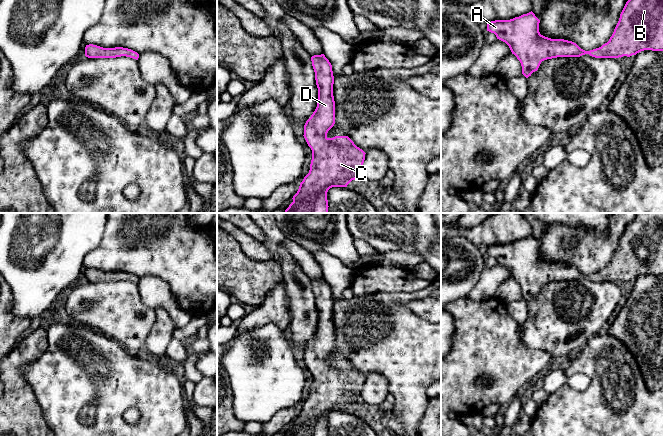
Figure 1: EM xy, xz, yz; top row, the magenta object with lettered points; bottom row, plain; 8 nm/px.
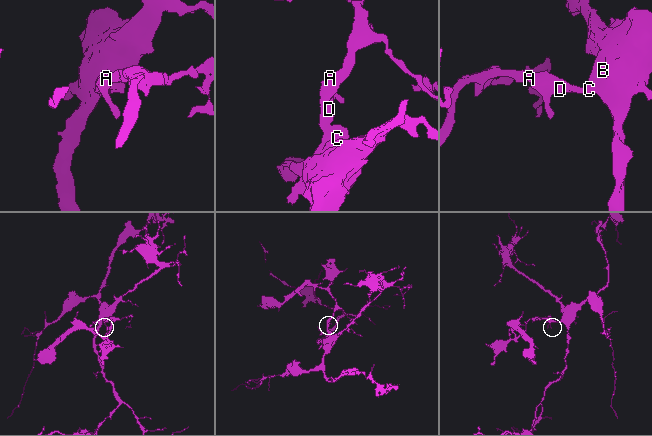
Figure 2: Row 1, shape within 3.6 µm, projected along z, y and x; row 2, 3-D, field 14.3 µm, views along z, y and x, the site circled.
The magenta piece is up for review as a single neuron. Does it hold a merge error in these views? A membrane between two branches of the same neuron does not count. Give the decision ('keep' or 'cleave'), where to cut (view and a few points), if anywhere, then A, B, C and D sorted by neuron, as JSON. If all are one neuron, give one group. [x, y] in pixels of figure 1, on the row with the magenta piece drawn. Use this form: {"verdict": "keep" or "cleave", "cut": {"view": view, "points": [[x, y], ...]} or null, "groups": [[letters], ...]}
{"verdict": "keep", "cut": null, "groups": [["A", "B", "C", "D"]]}

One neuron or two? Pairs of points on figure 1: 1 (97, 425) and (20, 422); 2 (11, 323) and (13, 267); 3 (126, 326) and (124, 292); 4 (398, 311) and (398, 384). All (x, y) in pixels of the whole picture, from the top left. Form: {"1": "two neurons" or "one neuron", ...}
{"1": "two neurons", "2": "two neurons", "3": "one neuron", "4": "one neuron"}

